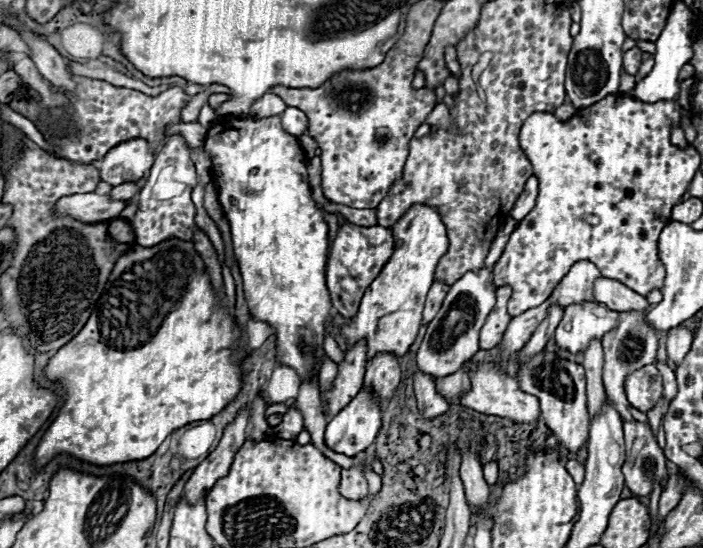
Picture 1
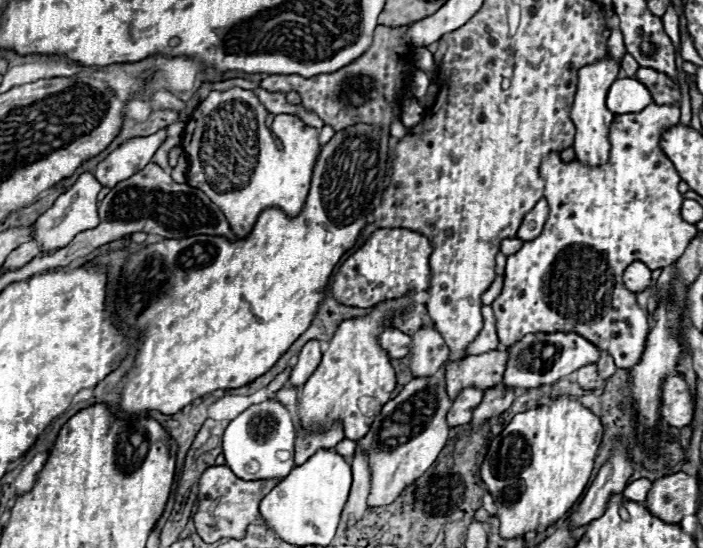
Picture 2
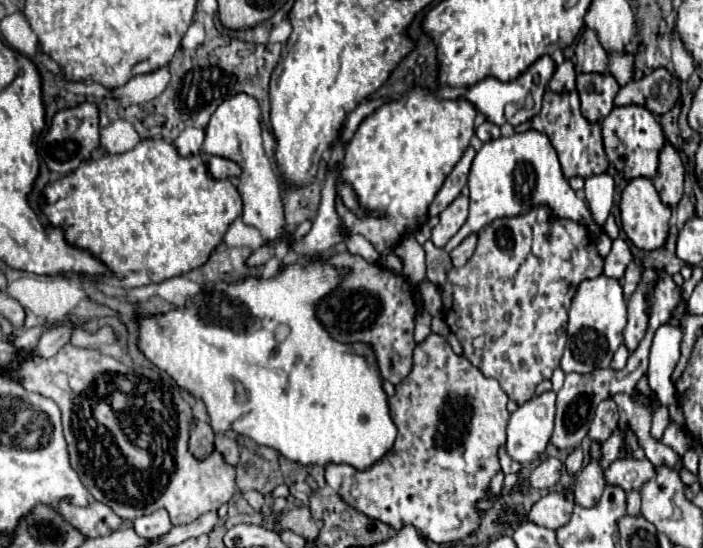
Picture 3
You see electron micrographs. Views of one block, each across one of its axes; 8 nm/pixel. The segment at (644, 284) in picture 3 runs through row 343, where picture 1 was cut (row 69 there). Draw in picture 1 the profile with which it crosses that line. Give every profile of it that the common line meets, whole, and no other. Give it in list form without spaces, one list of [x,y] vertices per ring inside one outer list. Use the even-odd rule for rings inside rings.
[[[632,48],[624,54],[624,70],[626,74],[630,76],[636,76],[638,70],[640,70],[640,64],[642,64],[642,50],[640,48]]]

